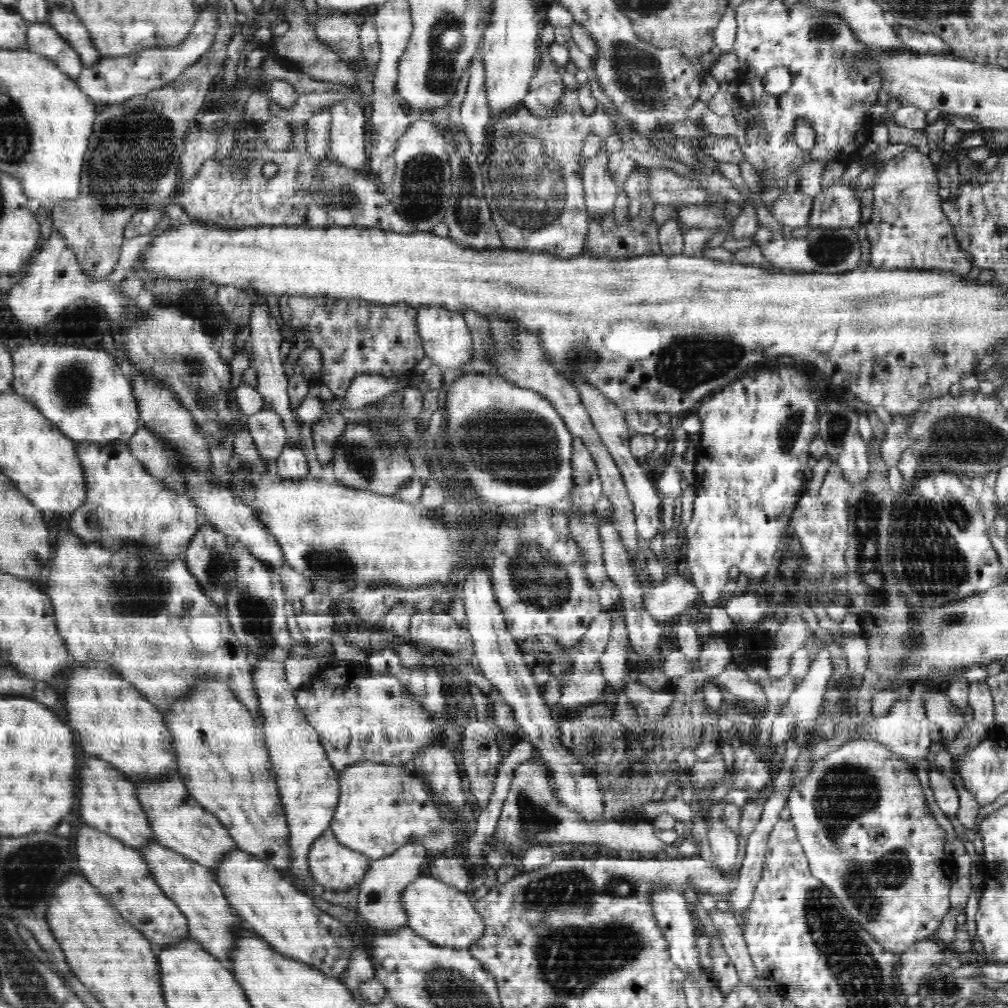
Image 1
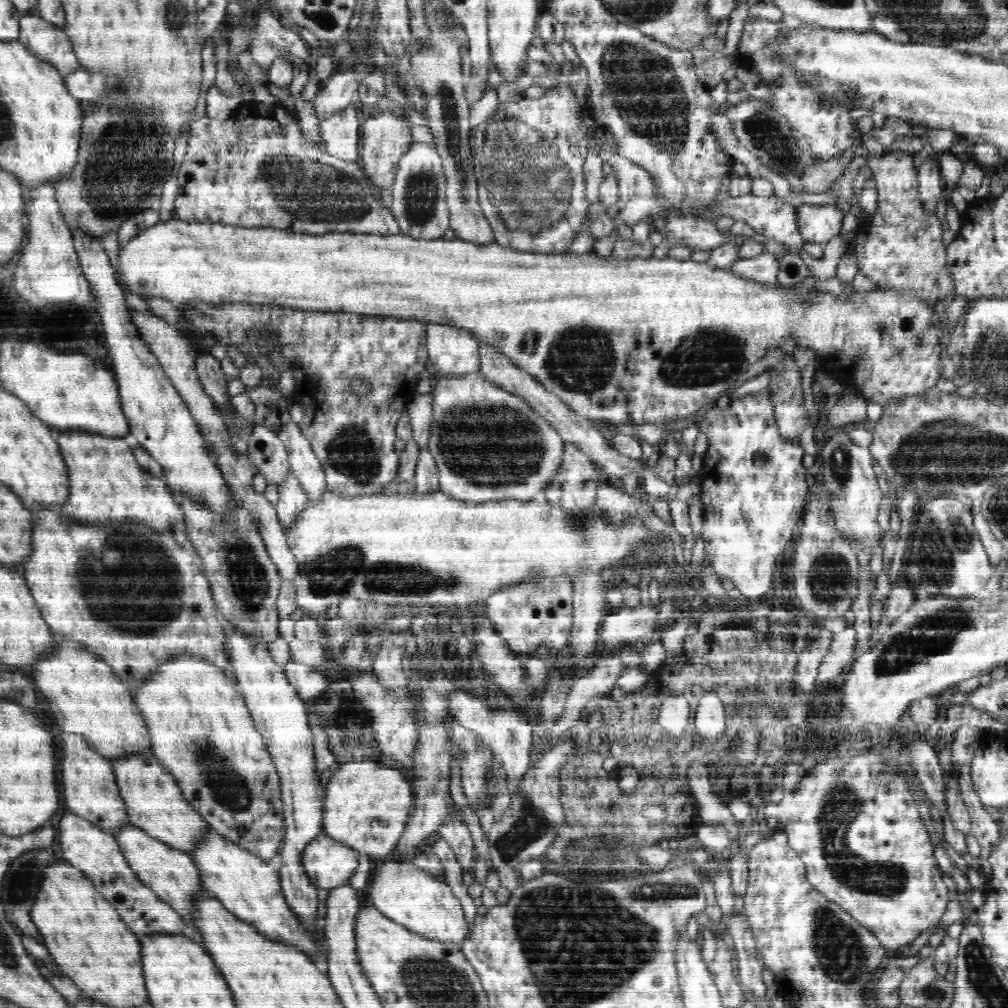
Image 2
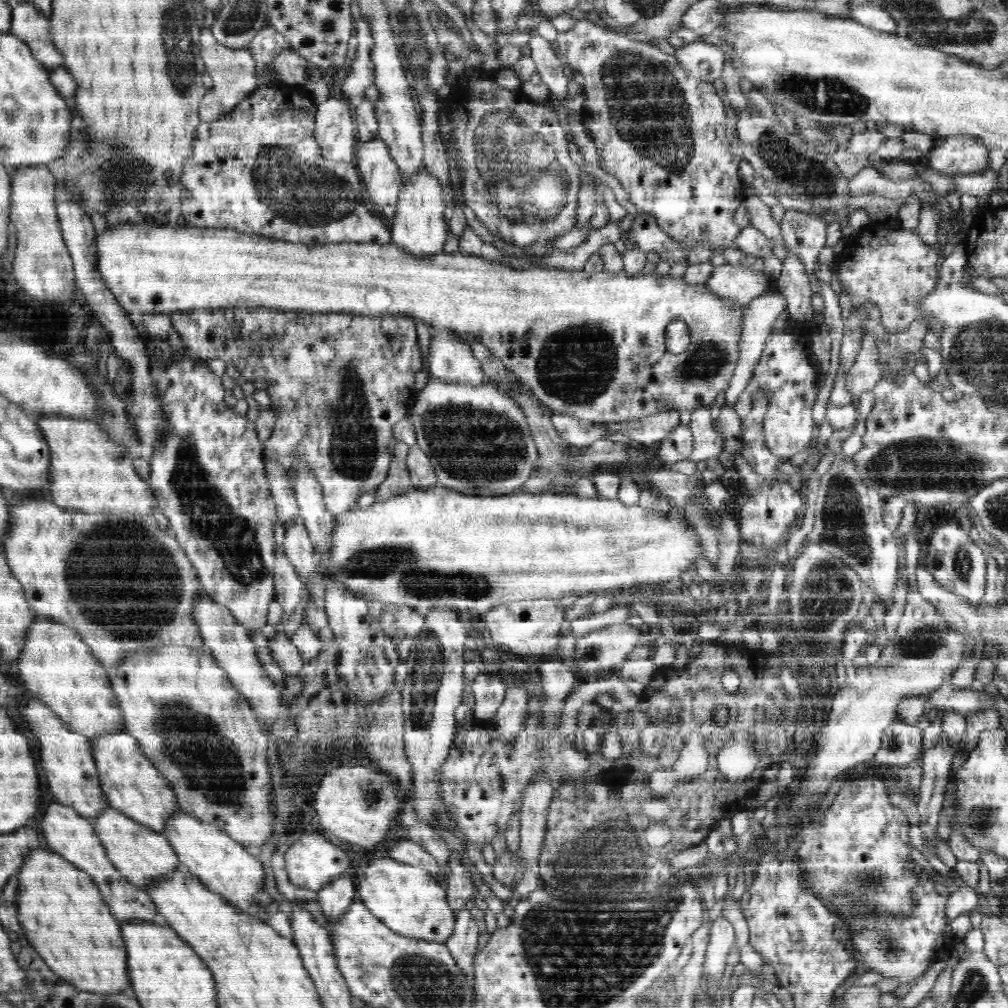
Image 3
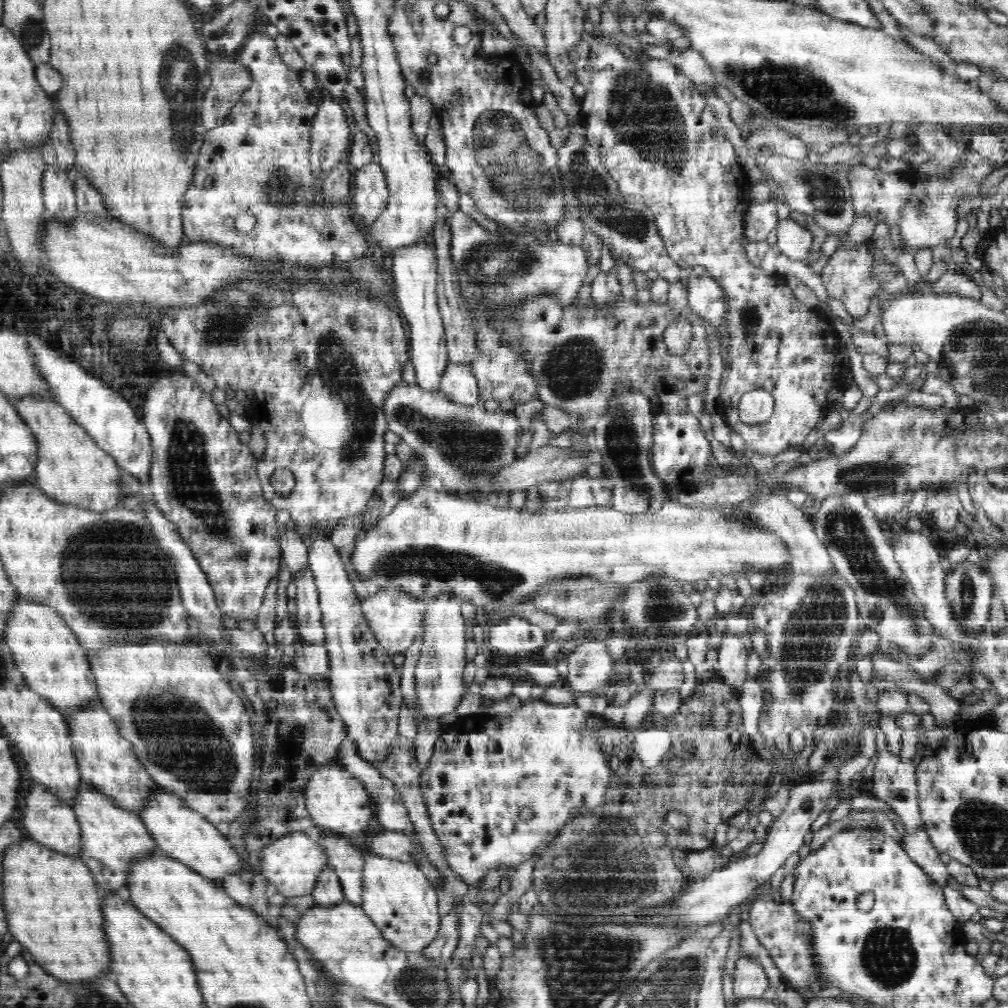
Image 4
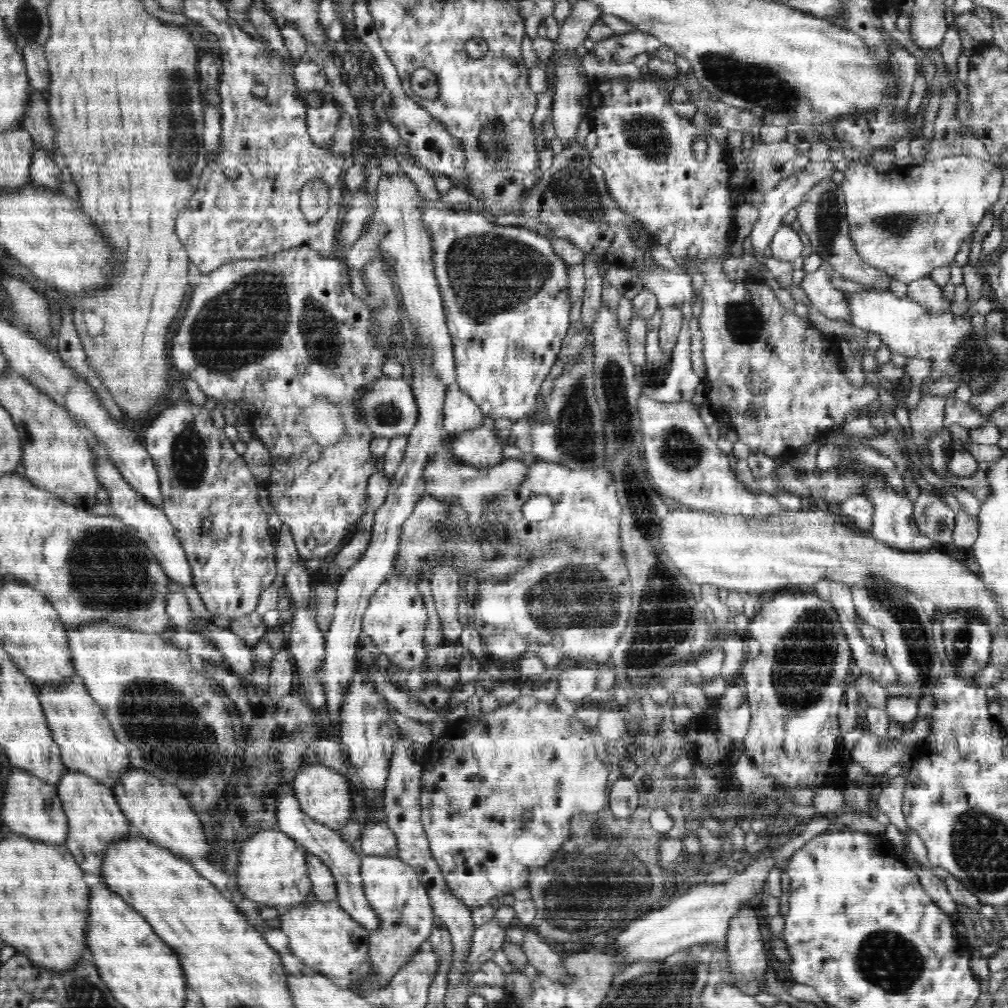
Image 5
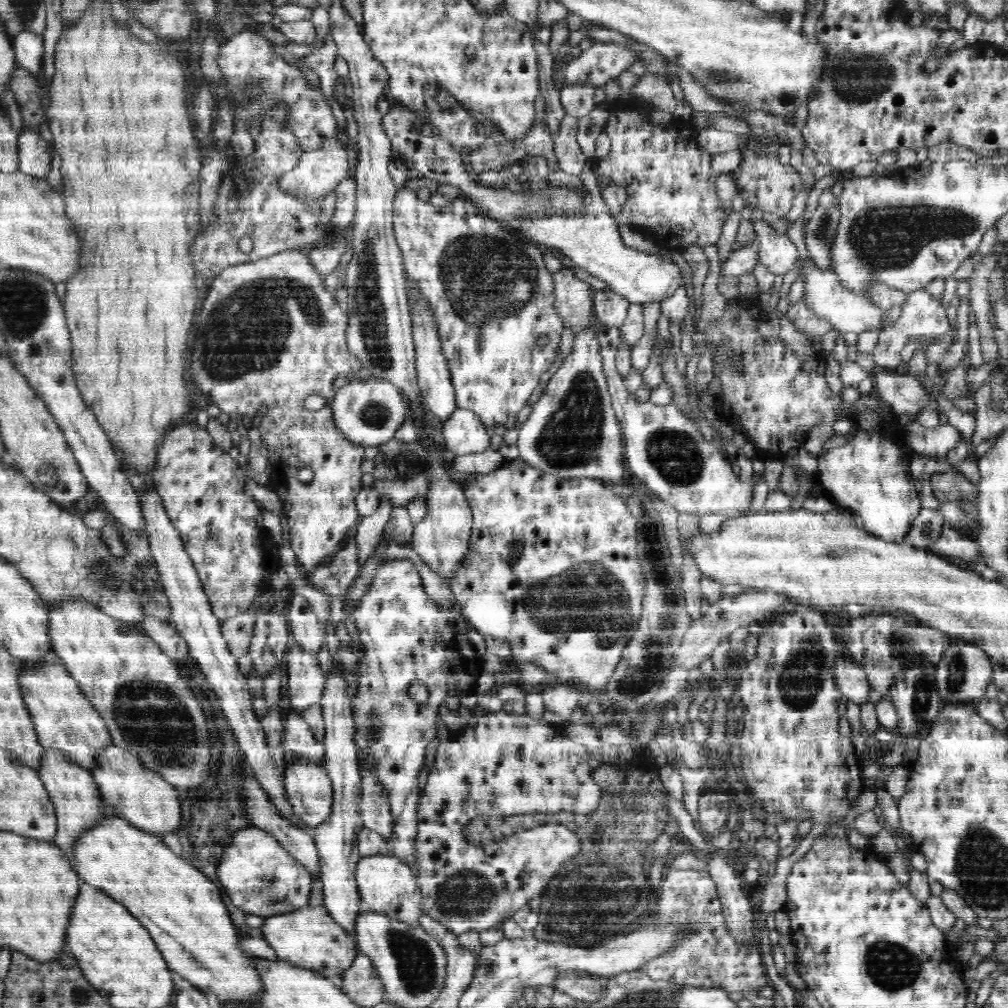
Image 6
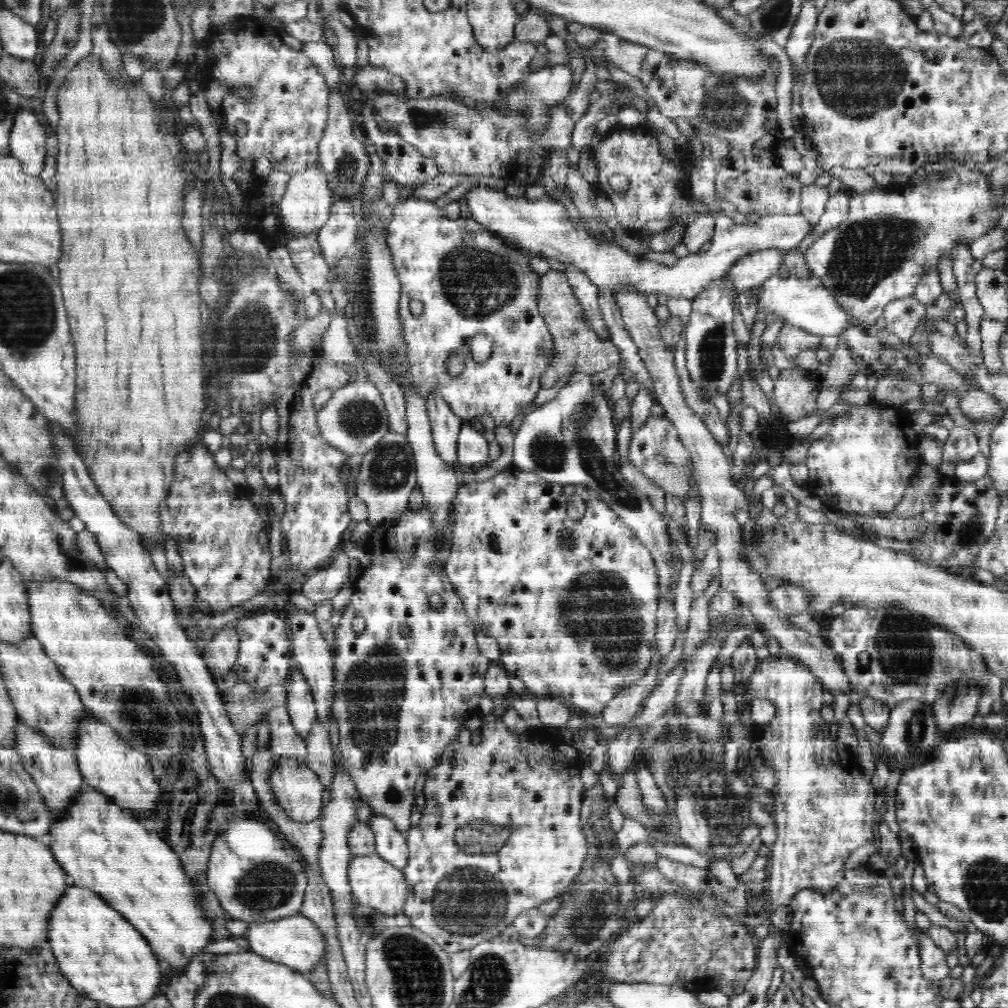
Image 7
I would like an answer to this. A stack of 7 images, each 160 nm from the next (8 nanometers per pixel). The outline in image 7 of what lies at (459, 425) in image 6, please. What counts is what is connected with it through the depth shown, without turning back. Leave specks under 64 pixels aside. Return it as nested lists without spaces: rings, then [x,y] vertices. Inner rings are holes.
[[[464,422],[457,434],[457,459],[463,468],[474,469],[490,465],[488,457],[488,441],[482,435],[482,429],[471,422]]]

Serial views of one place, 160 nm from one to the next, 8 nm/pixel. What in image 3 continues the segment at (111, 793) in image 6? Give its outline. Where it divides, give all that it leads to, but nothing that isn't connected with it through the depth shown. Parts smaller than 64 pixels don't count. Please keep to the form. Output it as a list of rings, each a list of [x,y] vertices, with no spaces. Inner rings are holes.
[[[184,812],[174,814],[166,830],[161,833],[171,841],[181,869],[200,879],[208,890],[222,896],[225,902],[232,902],[232,907],[240,911],[246,912],[250,906],[256,906],[254,894],[262,892],[264,868],[254,858],[254,852],[244,848],[244,845],[236,842],[228,833]]]

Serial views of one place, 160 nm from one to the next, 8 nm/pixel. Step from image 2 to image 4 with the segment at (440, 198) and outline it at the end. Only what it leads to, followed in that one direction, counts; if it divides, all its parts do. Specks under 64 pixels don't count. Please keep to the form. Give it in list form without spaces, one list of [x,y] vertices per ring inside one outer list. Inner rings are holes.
[[[434,238],[428,244],[416,242],[400,246],[393,251],[392,272],[398,282],[396,300],[402,309],[402,317],[410,328],[411,361],[416,375],[416,385],[424,389],[439,389],[441,374],[450,361],[446,346],[445,326],[437,305],[437,256]]]

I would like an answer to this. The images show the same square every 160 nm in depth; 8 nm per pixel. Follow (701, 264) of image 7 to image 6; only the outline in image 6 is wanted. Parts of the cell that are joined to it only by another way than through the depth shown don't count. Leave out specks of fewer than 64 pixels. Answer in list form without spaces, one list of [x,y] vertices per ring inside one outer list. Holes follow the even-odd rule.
[[[588,159],[580,180],[590,196],[582,214],[565,216],[559,212],[552,212],[544,218],[534,218],[534,220],[526,218],[507,225],[512,226],[513,230],[525,239],[534,240],[536,244],[546,249],[556,250],[569,265],[604,281],[609,290],[623,296],[628,302],[660,302],[674,296],[676,290],[685,286],[678,265],[658,254],[646,254],[624,245],[618,231],[617,220],[611,216],[600,195],[594,164]]]

